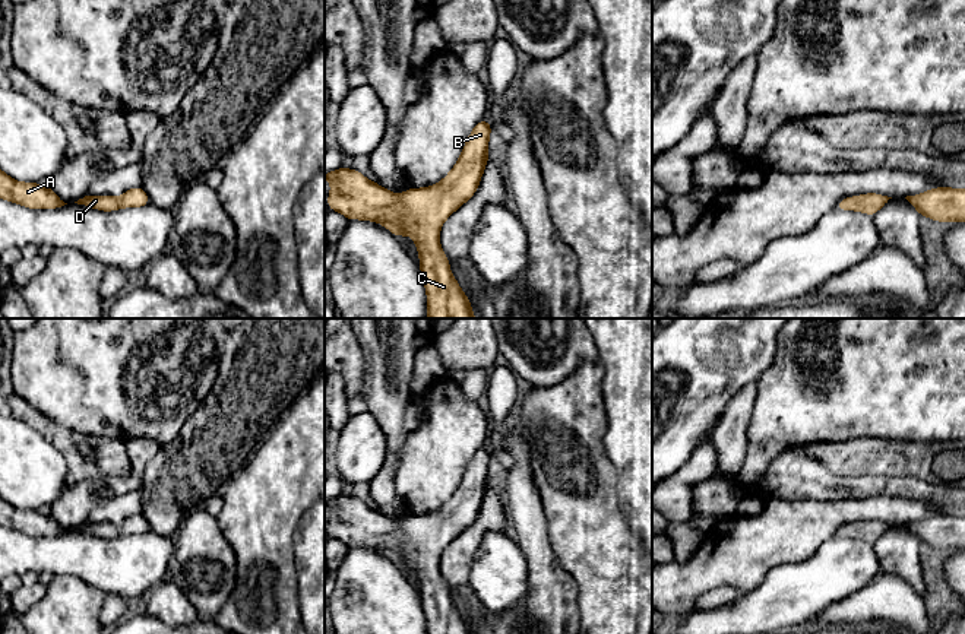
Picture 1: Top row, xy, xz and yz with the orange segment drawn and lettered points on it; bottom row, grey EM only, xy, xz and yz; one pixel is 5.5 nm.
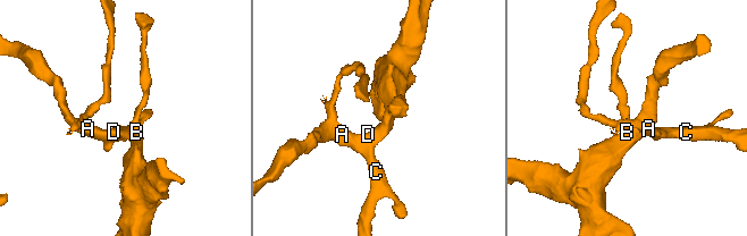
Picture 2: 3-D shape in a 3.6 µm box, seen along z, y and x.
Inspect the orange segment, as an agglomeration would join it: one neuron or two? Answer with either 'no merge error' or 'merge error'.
no merge error

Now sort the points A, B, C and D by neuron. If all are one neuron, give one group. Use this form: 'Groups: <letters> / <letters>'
Groups: A B C D

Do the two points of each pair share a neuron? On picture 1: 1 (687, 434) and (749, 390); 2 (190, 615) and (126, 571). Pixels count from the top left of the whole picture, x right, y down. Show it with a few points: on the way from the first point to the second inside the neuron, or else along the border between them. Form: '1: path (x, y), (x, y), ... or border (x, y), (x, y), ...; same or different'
1: border (750, 382), (728, 402), (709, 434); different
2: border (167, 577), (149, 592); different

